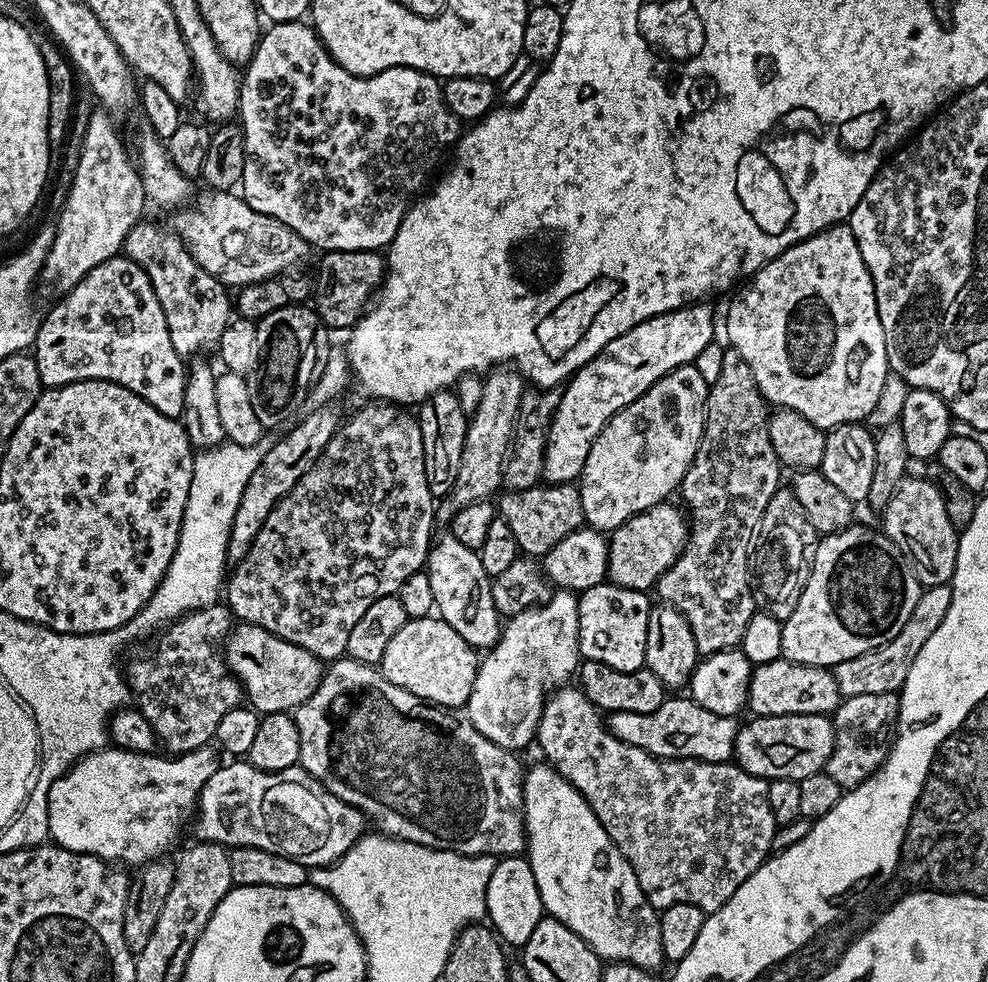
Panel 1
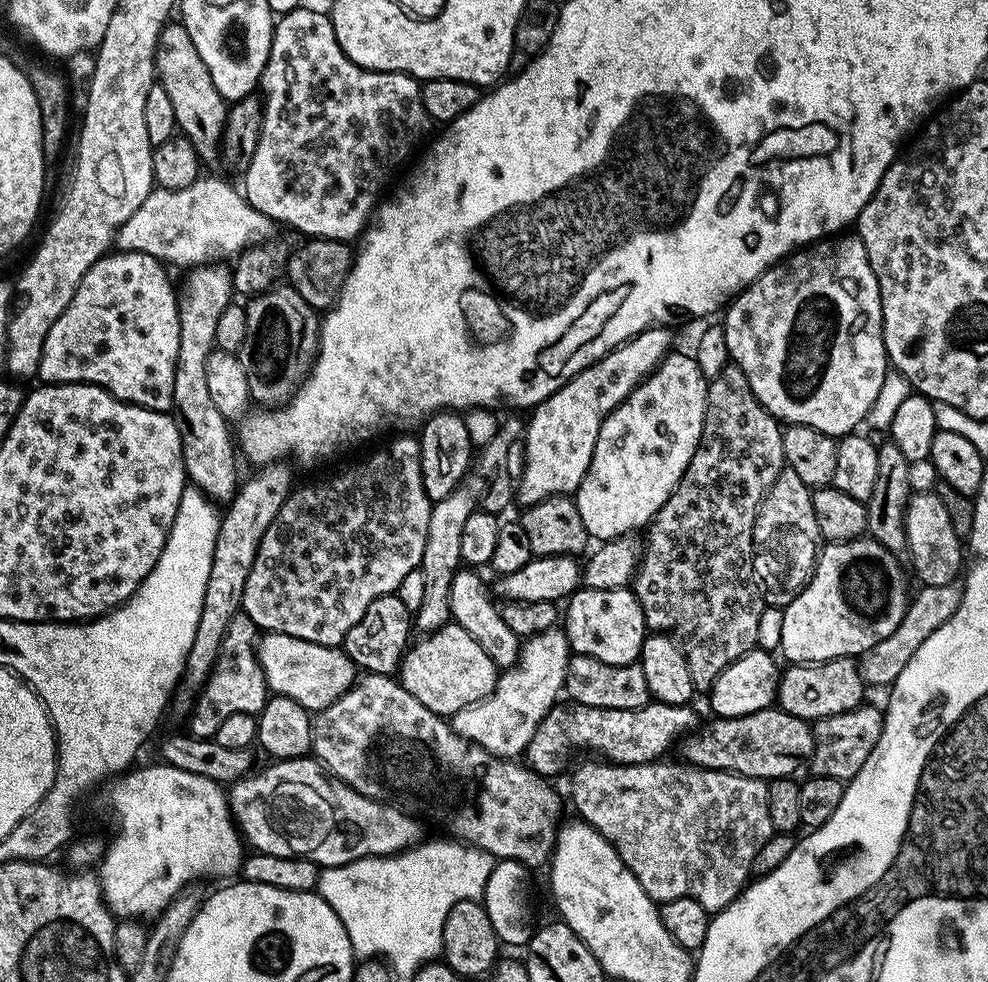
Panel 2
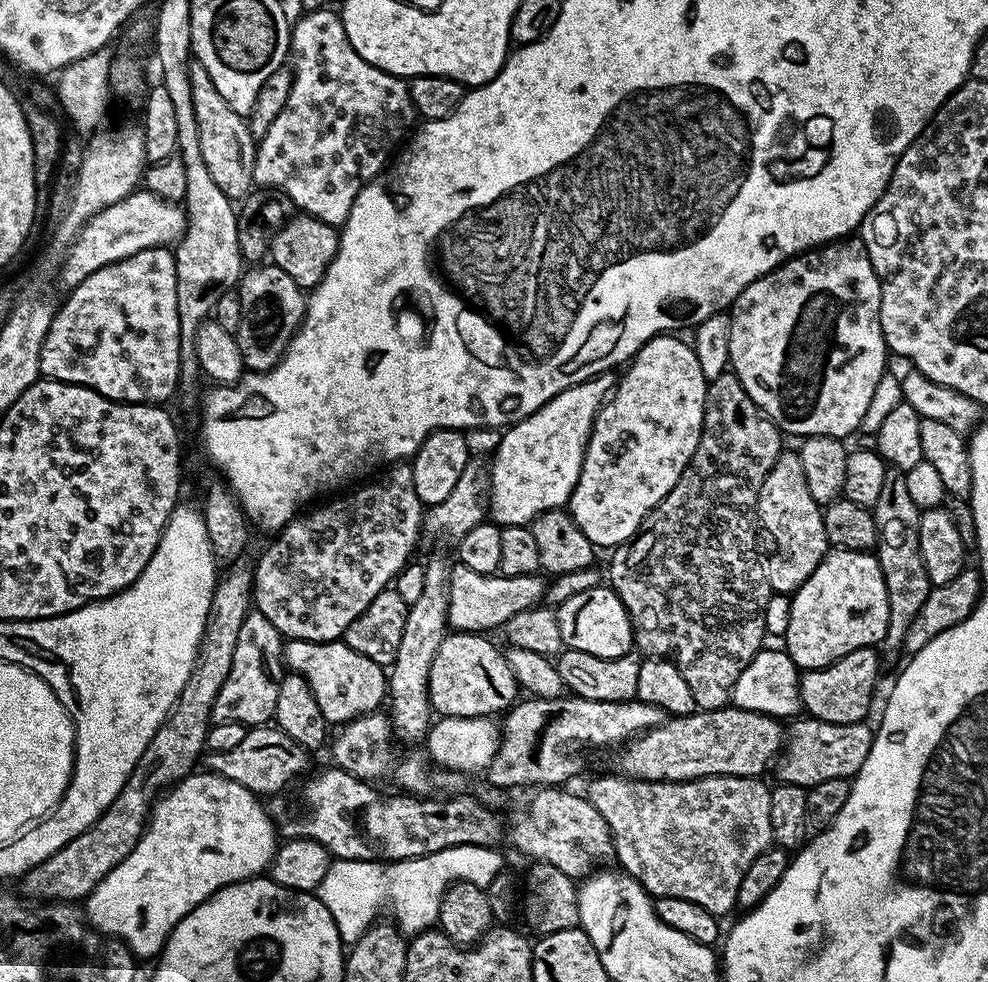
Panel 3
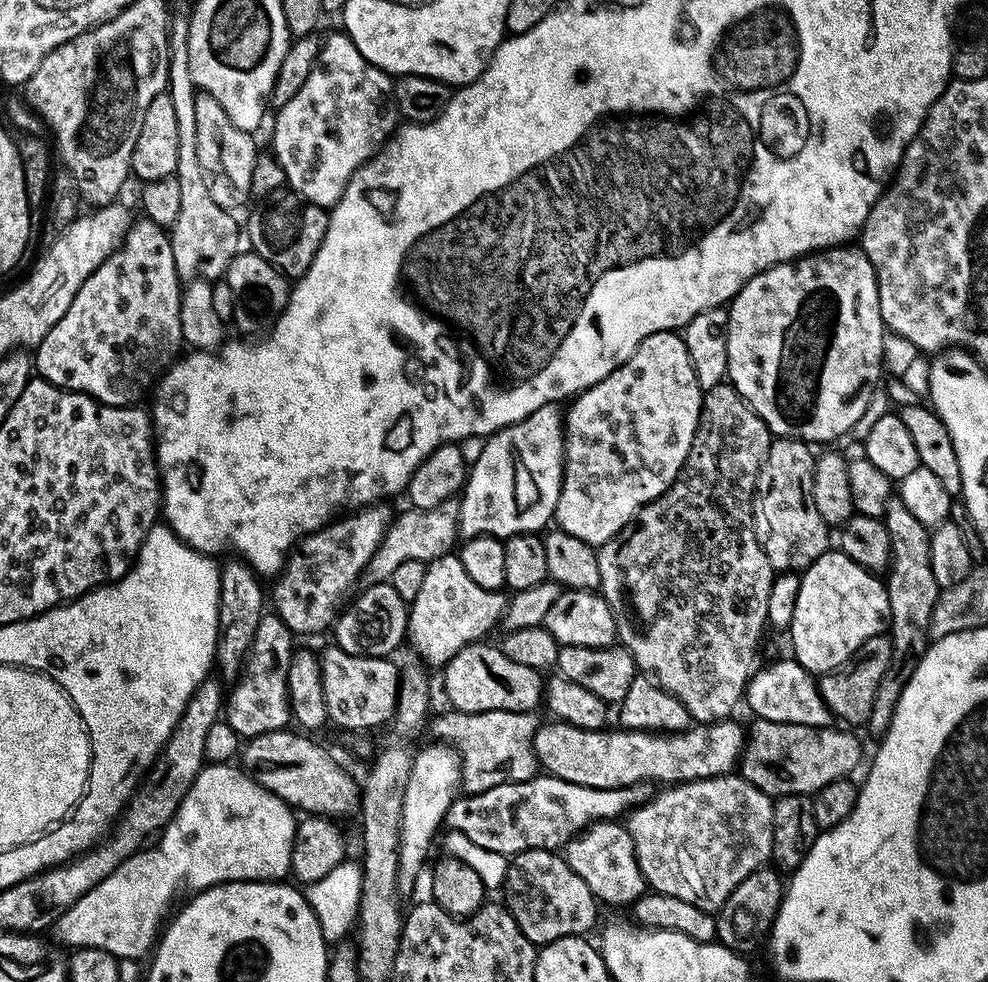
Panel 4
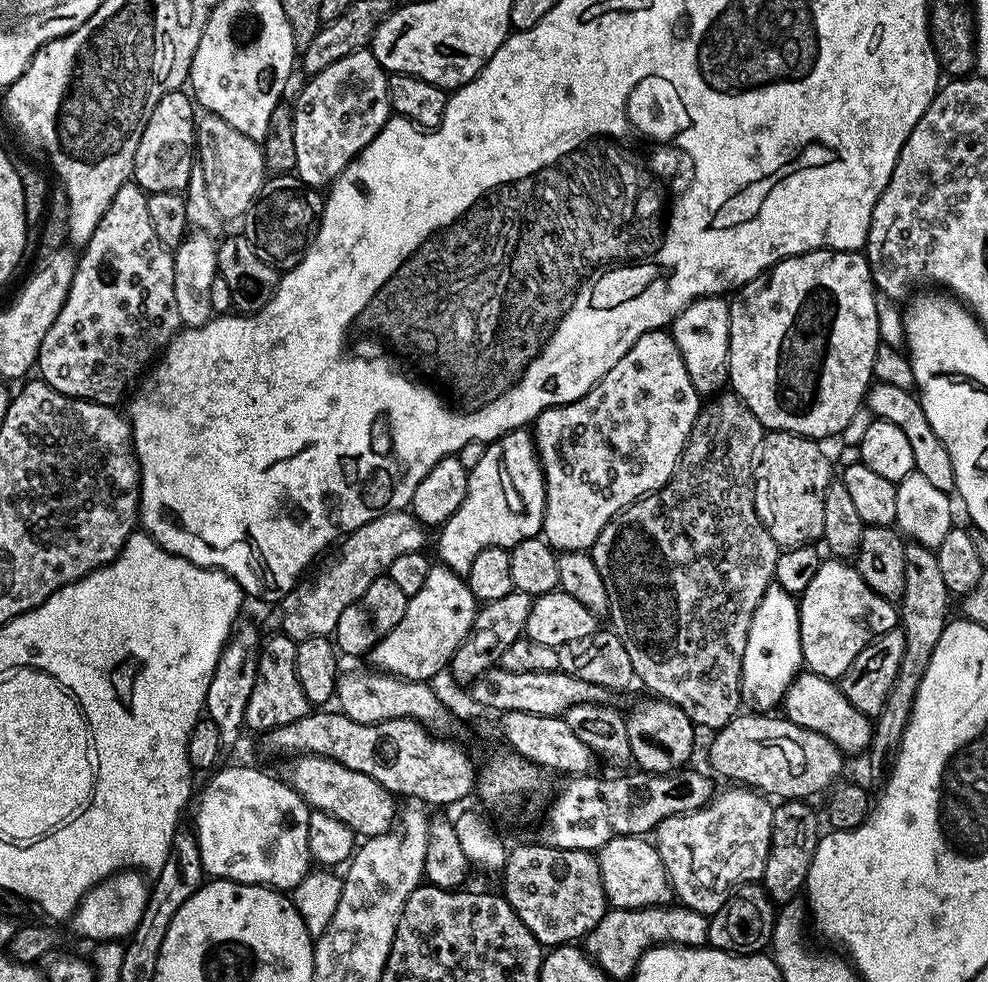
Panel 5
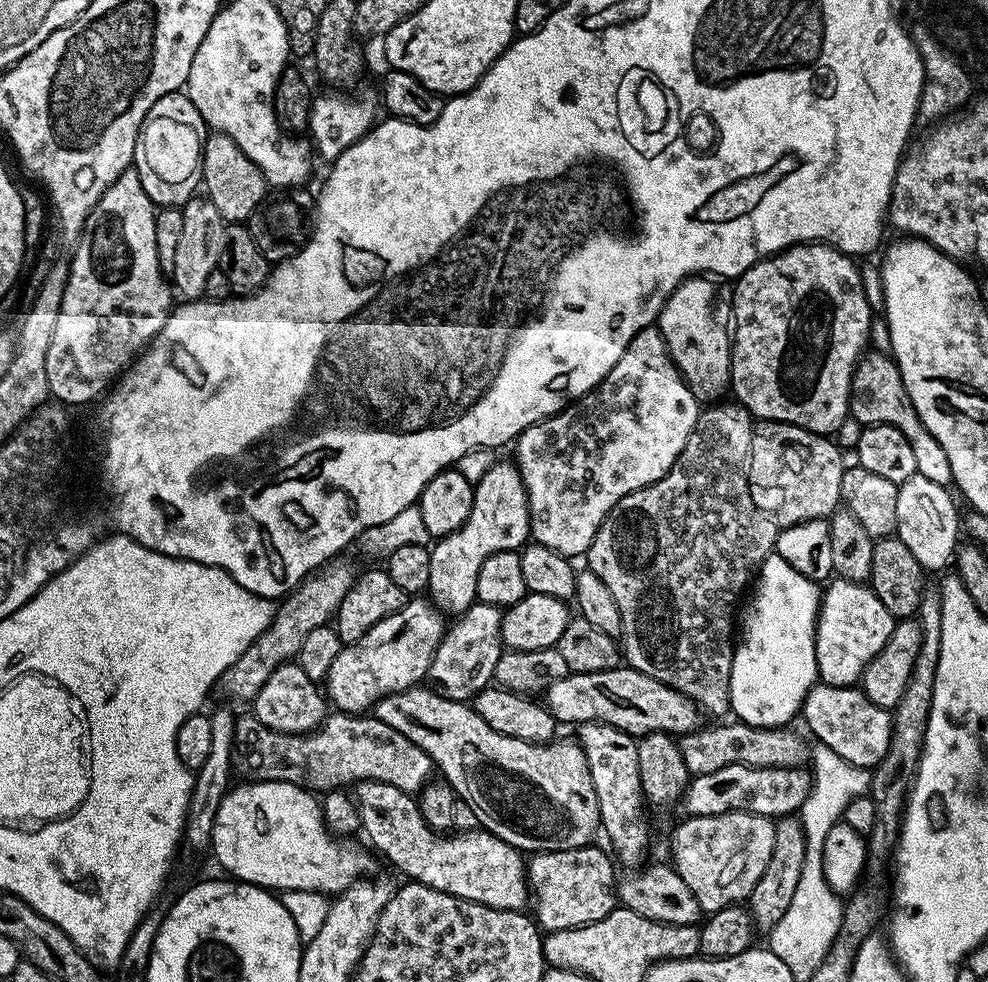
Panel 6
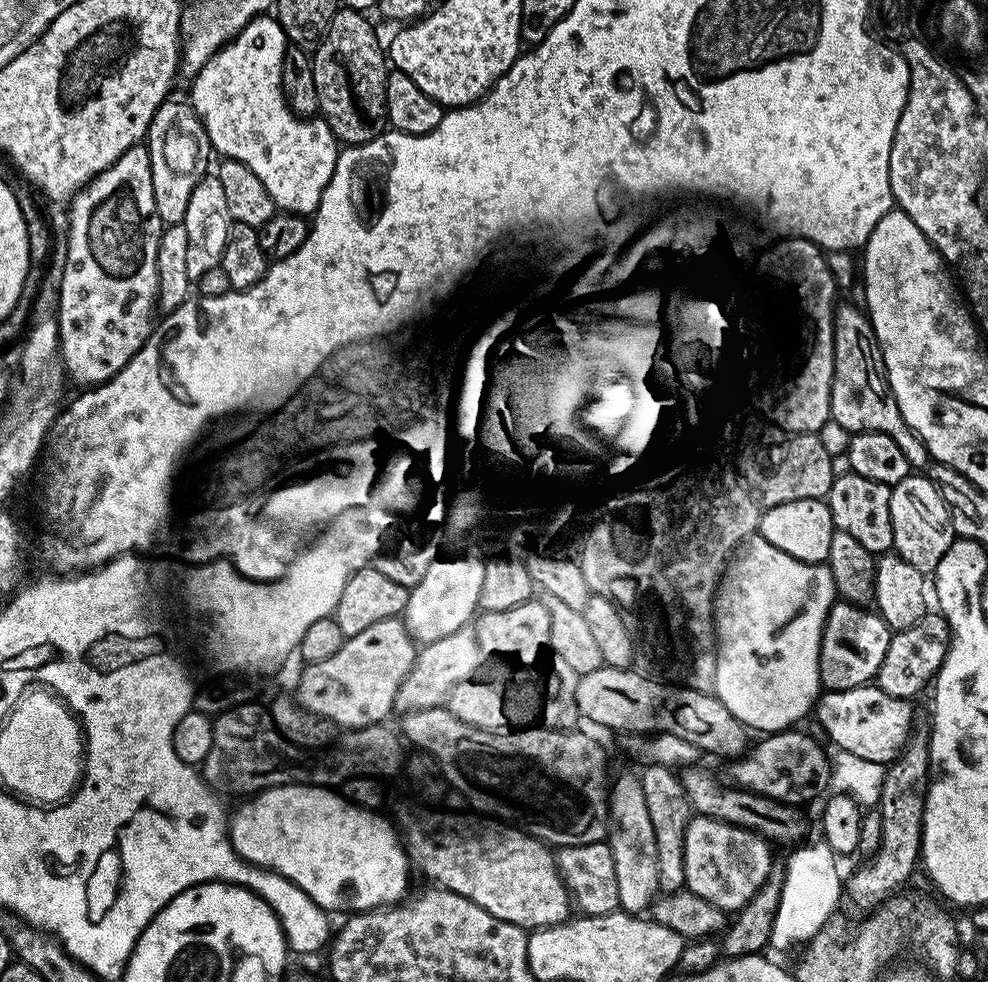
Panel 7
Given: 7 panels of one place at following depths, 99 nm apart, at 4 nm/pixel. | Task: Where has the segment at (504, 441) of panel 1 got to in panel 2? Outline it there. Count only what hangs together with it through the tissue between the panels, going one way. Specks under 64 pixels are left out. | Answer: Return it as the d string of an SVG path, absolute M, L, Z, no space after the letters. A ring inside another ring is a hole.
M467 486L456 488L446 498L435 501L430 514L430 530L426 534L426 550L422 550L422 562L419 570L423 579L422 606L414 614L414 628L417 633L431 634L449 623L450 586L457 572L461 571L462 530L470 514L477 511L478 496Z

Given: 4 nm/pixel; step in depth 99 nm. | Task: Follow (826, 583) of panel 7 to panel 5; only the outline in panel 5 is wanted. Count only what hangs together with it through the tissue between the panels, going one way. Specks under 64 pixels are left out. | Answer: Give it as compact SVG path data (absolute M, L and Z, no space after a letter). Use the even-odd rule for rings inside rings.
M769 586L762 602L758 602L758 610L754 610L754 618L750 622L750 634L746 638L746 654L742 654L742 678L740 679L740 695L745 705L756 710L772 710L781 703L786 690L792 685L792 679L800 675L804 655L802 654L802 638L800 637L800 605L797 597L779 586Z

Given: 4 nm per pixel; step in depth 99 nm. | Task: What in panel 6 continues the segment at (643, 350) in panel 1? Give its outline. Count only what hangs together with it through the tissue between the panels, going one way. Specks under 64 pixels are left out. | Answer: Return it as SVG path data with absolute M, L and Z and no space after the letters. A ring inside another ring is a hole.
M497 459L490 470L482 474L472 493L474 502L470 506L470 518L449 536L439 537L433 543L436 545L430 548L430 582L426 592L431 603L444 614L459 614L477 603L478 570L482 570L482 562L486 562L490 554L515 552L530 540L528 495L511 459Z

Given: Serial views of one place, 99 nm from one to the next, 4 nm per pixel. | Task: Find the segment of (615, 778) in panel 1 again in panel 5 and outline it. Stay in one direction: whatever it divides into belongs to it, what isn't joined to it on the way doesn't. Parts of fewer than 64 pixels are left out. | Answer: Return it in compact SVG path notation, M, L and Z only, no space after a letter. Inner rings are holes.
M728 786L724 793L713 795L706 807L681 816L666 818L656 827L654 843L664 863L675 899L683 907L705 914L717 912L741 884L759 881L771 848L773 805L759 791L743 786Z

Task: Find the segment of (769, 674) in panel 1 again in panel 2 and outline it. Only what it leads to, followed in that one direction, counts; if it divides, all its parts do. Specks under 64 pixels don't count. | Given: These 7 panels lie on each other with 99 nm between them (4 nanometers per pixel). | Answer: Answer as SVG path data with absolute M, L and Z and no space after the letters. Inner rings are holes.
M855 659L825 660L822 664L792 664L780 673L780 685L776 691L778 707L783 712L794 714L798 718L815 722L833 716L846 714L865 703L866 685Z

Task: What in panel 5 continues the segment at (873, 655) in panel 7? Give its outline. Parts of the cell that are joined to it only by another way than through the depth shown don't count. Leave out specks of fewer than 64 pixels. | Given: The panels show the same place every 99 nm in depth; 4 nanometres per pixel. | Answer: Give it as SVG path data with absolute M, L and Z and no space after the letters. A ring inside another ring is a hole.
M828 558L821 563L810 586L799 597L800 637L803 667L833 682L846 674L846 666L862 654L872 640L877 640L891 628L897 627L898 608L895 603L870 590L858 570L840 558Z

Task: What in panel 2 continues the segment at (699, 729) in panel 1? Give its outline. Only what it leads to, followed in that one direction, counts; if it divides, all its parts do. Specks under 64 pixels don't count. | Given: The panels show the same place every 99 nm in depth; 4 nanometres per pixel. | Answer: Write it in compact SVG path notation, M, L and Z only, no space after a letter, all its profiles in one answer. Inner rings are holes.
M649 702L634 710L606 710L573 703L567 707L550 709L526 749L527 767L545 778L558 775L567 766L575 748L589 748L592 751L589 753L599 754L605 761L614 764L651 764L667 757L664 755L676 743L677 747L698 728L695 707L686 704Z

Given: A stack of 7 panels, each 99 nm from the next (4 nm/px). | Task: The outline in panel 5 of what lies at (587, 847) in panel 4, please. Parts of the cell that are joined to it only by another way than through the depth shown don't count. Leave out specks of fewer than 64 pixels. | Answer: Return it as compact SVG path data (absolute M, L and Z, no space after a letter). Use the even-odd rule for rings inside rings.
M642 836L610 838L598 849L602 886L612 908L663 908L674 900L672 883L664 869L655 843Z

